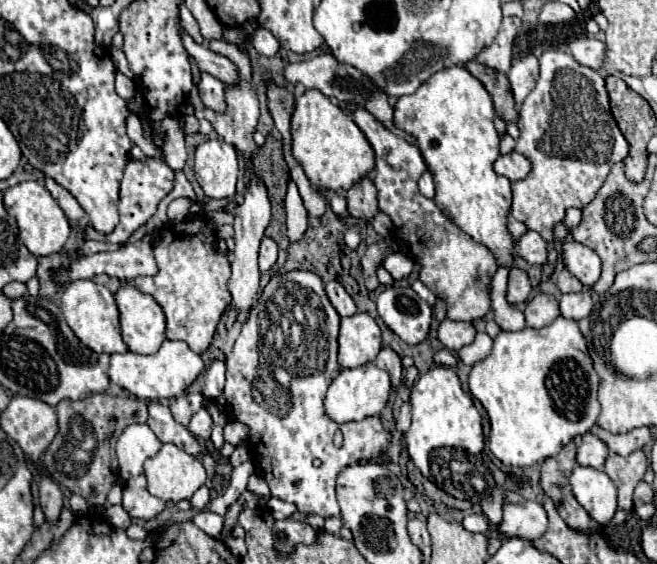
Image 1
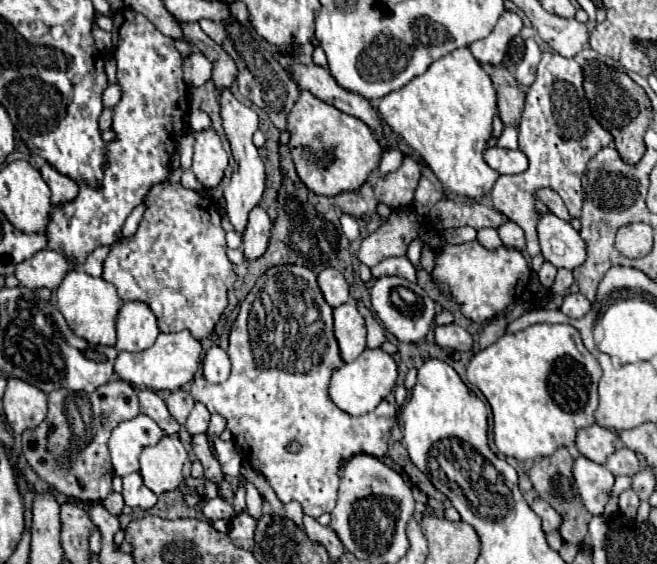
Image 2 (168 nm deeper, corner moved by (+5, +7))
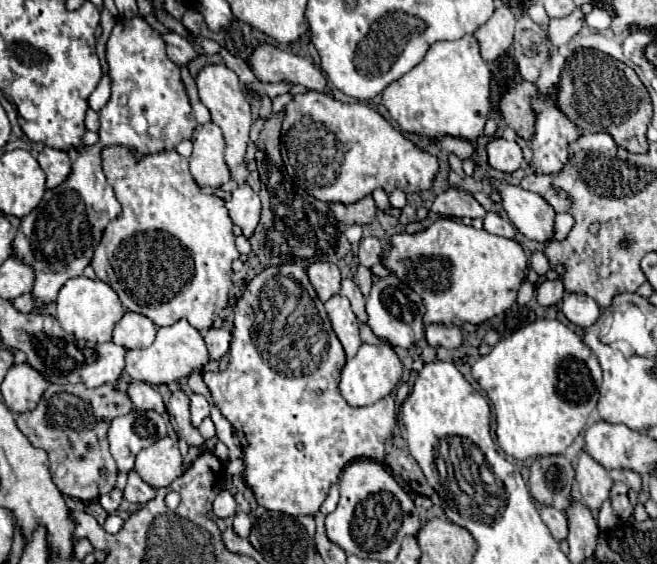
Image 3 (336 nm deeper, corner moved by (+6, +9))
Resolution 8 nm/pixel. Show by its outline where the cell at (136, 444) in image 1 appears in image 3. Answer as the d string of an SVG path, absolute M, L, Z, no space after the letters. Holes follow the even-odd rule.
M131 410L125 416L113 418L109 426L109 446L119 472L131 472L139 450L167 436L167 424L155 410Z

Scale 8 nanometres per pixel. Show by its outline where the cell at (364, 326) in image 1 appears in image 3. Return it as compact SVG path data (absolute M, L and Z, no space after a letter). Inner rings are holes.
M339 294L331 296L325 302L325 310L331 320L333 332L337 334L339 342L343 344L343 348L347 352L347 358L355 356L361 346L361 338L359 338L359 328L357 328L357 316L353 314L349 300Z

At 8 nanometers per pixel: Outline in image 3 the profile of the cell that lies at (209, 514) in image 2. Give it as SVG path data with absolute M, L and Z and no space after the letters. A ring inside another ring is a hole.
M221 490L217 494L217 498L213 500L213 514L217 518L231 518L231 516L235 516L235 510L237 510L235 498L227 490Z

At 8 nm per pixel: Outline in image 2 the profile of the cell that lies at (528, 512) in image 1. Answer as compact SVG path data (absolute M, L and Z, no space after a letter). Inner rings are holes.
M536 498L536 500L530 504L530 508L542 518L542 530L544 530L544 532L558 530L562 518L560 518L560 514L558 514L548 502L544 502L542 498Z

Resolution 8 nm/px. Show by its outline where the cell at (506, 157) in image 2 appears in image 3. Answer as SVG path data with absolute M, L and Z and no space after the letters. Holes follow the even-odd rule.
M495 138L487 144L487 154L489 154L489 164L491 168L511 174L523 164L523 152L521 146L515 140L505 140L505 138Z

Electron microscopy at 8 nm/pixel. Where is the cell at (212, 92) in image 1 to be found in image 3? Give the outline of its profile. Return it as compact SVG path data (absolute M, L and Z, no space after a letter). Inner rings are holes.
M165 32L161 34L163 42L167 46L167 56L177 64L177 66L185 66L191 58L197 56L197 52L193 50L193 46L179 34L175 32Z

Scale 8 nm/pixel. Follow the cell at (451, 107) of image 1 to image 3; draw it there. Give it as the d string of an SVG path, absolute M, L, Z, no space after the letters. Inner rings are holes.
M467 34L453 42L431 44L415 68L383 90L383 102L403 132L417 132L431 140L447 134L475 142L491 110L489 82L491 72L479 52L479 44L473 34Z

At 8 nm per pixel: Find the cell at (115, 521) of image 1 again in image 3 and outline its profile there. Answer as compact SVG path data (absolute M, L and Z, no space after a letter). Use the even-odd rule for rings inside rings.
M113 488L109 494L103 494L103 496L99 498L99 504L101 504L109 514L113 514L113 512L117 512L121 500L123 500L123 492L121 492L119 488Z

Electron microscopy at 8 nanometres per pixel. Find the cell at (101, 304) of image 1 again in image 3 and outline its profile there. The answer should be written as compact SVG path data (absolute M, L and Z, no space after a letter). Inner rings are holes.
M85 276L71 278L57 296L57 320L67 334L73 334L77 340L87 340L103 344L111 340L115 324L123 318L125 308L121 306L113 288L101 280L91 280Z

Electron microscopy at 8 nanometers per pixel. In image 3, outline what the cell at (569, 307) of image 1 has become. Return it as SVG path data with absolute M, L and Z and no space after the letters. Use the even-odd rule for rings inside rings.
M567 294L561 306L561 312L567 316L567 320L579 328L589 328L599 318L601 310L593 298L587 294Z

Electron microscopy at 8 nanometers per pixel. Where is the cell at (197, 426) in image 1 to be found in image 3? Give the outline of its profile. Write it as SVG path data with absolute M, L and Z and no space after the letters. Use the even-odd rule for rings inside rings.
M191 394L191 422L197 428L203 418L209 416L209 402L201 394Z

